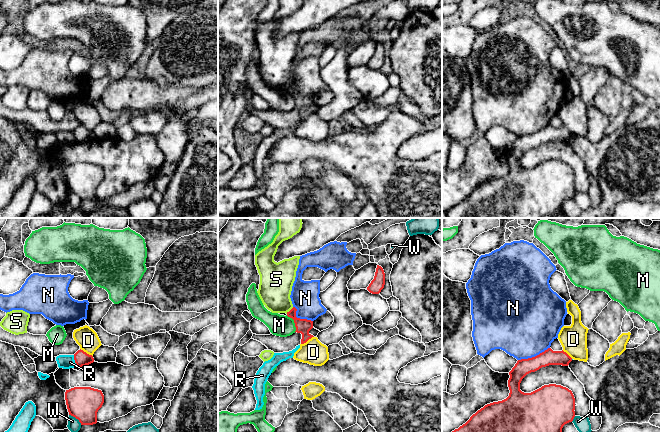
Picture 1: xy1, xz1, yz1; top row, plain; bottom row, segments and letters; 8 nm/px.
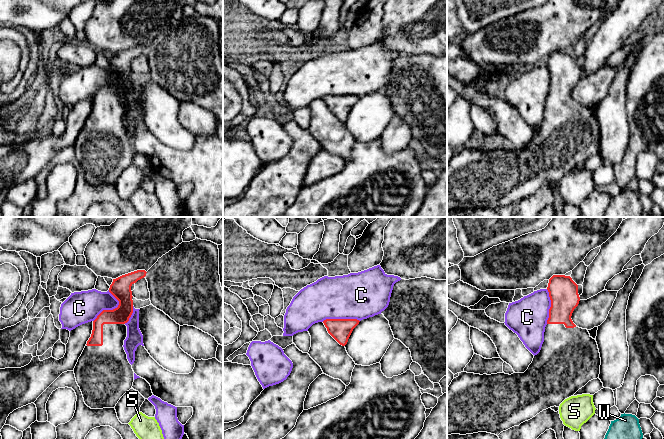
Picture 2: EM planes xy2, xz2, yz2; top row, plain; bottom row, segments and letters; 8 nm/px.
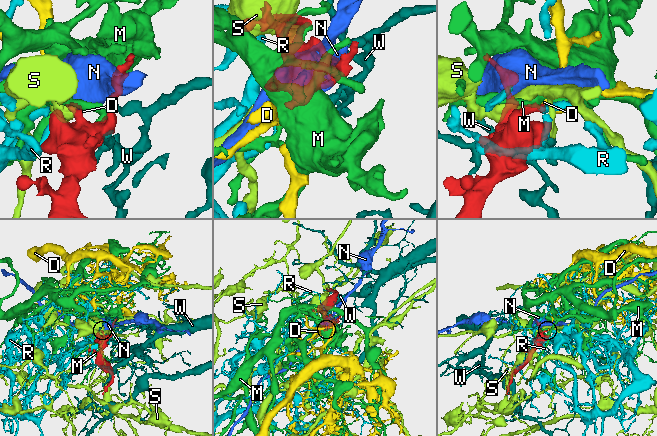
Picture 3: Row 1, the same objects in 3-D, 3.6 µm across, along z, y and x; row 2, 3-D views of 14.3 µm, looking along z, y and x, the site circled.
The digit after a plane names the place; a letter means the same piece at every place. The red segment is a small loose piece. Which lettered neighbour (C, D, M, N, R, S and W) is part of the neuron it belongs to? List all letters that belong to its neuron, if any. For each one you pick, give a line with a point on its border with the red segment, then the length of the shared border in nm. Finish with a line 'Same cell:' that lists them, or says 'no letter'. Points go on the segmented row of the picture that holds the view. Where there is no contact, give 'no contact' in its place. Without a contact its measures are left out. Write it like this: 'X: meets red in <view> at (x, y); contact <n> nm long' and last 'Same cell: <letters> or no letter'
Same cell: no letter

